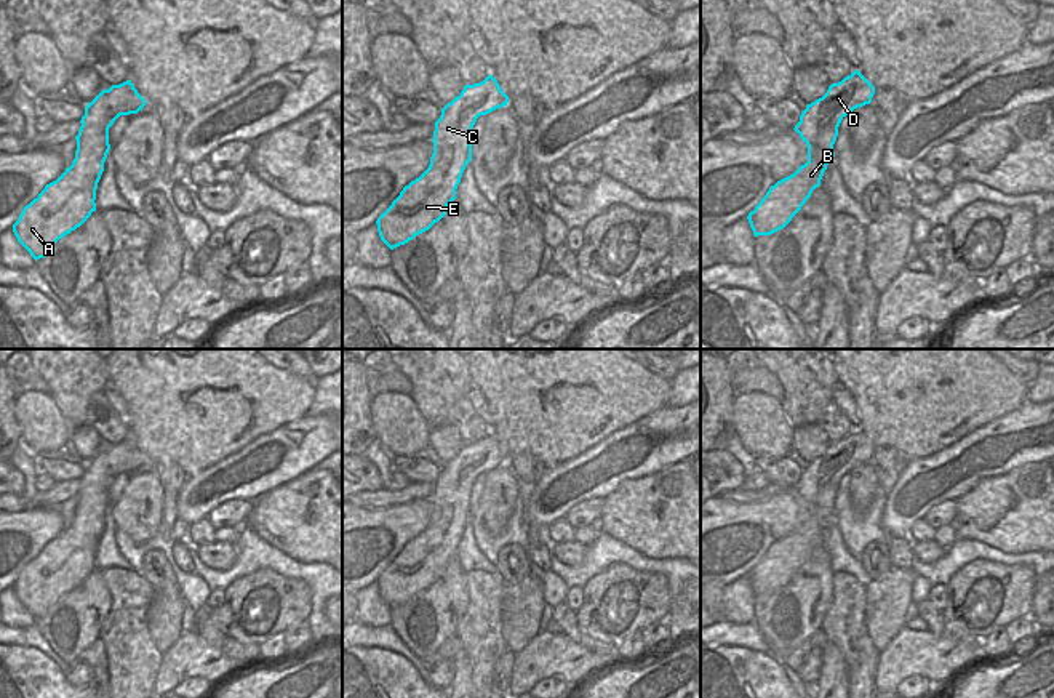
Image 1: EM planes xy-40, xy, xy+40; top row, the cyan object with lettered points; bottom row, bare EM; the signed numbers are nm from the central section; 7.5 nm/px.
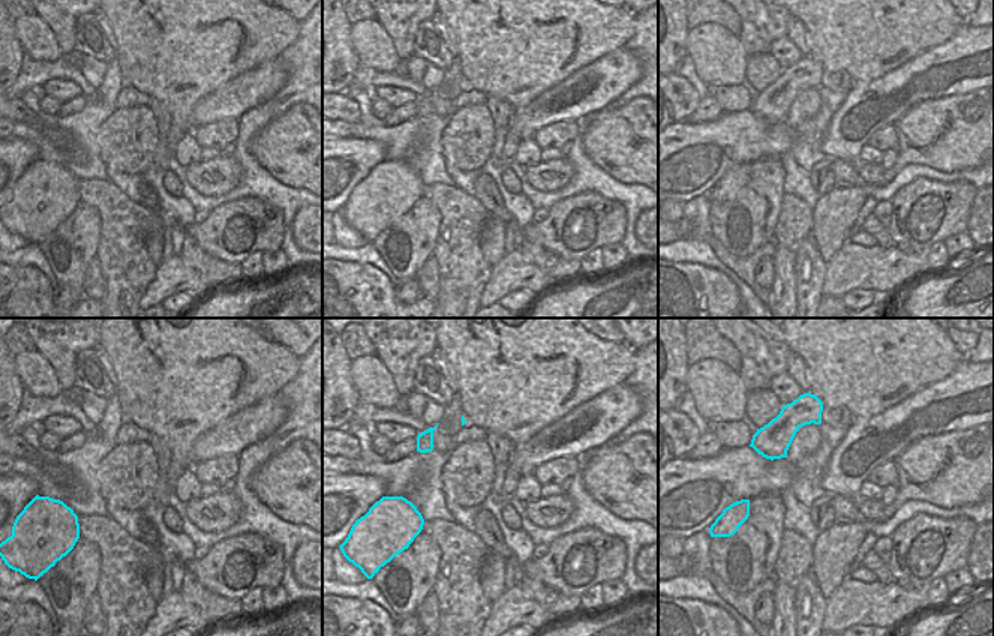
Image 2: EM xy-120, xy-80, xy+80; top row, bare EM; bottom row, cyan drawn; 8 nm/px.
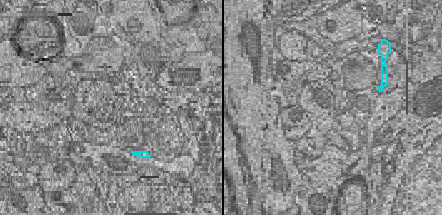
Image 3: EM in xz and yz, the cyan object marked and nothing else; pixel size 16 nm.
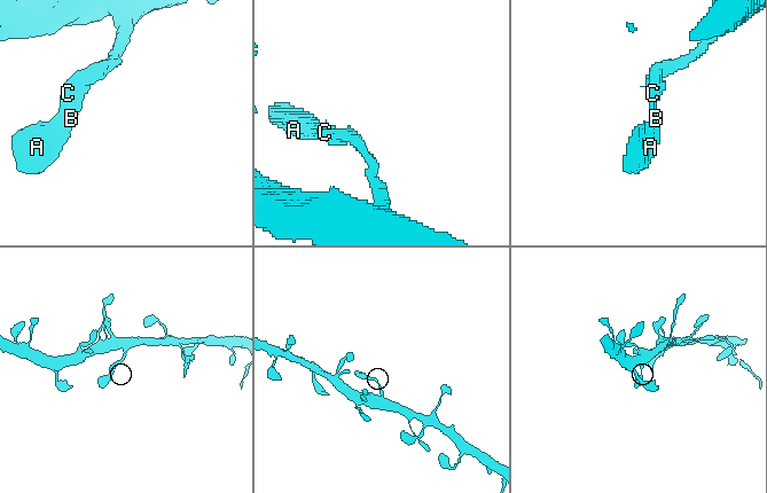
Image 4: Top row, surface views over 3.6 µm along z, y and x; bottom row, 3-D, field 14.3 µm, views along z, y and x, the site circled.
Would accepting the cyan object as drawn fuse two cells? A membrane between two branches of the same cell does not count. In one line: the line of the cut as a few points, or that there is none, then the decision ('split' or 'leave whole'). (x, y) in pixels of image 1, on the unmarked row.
no cut | leave whole

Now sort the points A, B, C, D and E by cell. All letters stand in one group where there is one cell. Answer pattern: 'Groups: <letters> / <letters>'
Groups: A B C D E.

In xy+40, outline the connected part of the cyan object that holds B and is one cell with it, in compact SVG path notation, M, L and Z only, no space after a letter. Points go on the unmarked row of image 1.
M854 429L827 451L808 463L795 483L795 490L808 504L808 520L793 533L769 546L747 578L753 594L771 594L784 588L801 568L812 549L820 544L827 524L835 515L833 503L841 479L854 467L872 461L875 445Z

